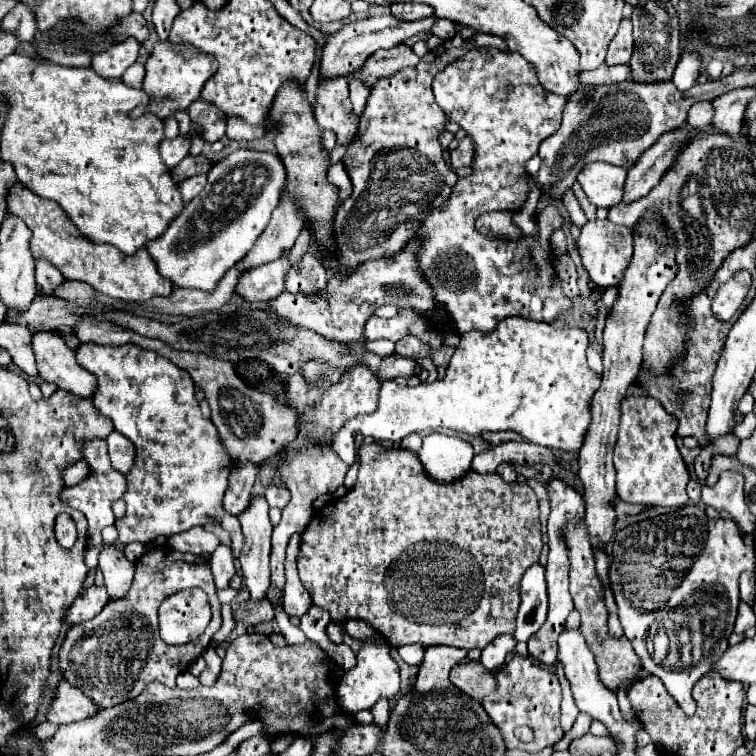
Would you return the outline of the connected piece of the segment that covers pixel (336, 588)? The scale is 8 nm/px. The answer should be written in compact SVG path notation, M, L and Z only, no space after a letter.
M378 443L374 445L362 445L358 449L360 457L360 469L358 469L358 479L354 487L344 495L334 499L332 503L324 505L318 509L308 523L308 527L302 533L302 543L300 543L300 555L298 555L298 573L300 581L306 587L306 591L312 597L312 603L320 609L326 609L332 617L334 623L344 623L348 619L362 619L368 625L372 625L386 643L392 647L402 647L410 643L418 643L422 647L434 647L434 645L450 645L450 647L460 647L460 649L484 649L496 635L502 633L514 633L514 619L516 611L520 605L520 579L524 571L538 561L540 551L542 551L542 539L540 539L540 517L538 517L538 499L530 485L520 485L520 483L504 483L498 473L474 473L468 471L460 479L452 483L438 483L430 479L418 461L418 455L402 449L402 447L392 447L386 449Z

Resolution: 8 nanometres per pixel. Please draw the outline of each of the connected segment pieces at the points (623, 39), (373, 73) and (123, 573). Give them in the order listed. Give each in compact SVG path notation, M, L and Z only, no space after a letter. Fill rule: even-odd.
M622 19L618 33L614 35L610 47L608 47L608 55L606 55L606 63L608 65L618 65L618 63L628 63L630 55L632 55L632 47L634 47L634 39L632 39L632 23L630 19Z
M398 45L392 47L390 51L376 51L374 55L370 55L370 59L364 63L360 75L366 79L380 79L380 77L388 77L394 75L396 71L402 71L408 65L416 65L420 59L412 53L412 49L408 45Z
M104 543L100 549L98 567L104 573L104 581L106 581L106 589L108 589L110 599L124 597L132 585L134 563L130 563L120 549L116 549L110 543Z

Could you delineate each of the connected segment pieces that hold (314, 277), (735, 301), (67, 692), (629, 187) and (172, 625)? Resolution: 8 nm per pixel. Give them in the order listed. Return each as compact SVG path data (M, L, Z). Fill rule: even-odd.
M306 253L298 267L290 267L286 281L286 291L314 295L316 291L322 291L326 287L328 273L326 269L322 269L322 263L318 263L316 257Z
M738 271L714 295L714 299L712 299L714 317L728 321L738 311L738 307L742 305L748 289L750 289L750 273L748 271Z
M66 679L60 681L56 697L52 701L52 707L48 711L48 721L56 725L66 725L74 721L82 721L94 713L98 713L100 707L78 687L66 683Z
M676 129L670 133L664 133L650 149L646 149L638 163L628 171L626 177L626 195L622 197L622 203L632 203L644 197L666 173L666 169L674 163L674 157L688 141L690 133Z
M184 589L168 599L158 609L160 637L168 645L184 645L202 635L210 623L210 603L202 589Z

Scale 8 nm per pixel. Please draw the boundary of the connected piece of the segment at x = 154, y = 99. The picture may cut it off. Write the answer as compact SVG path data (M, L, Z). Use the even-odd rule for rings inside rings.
M170 41L154 43L154 49L146 61L146 77L142 83L142 89L150 97L148 111L160 119L166 119L176 109L186 109L194 99L200 97L204 83L214 75L216 69L216 59L206 53L182 53L180 45L174 45Z

